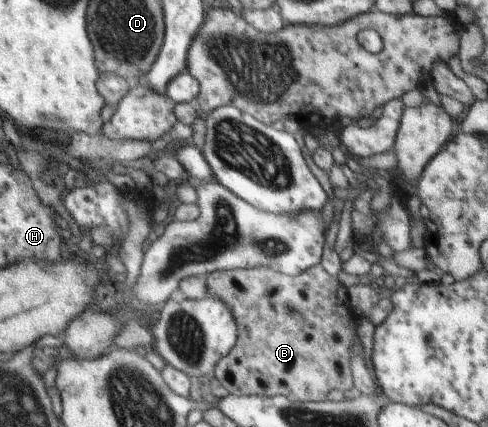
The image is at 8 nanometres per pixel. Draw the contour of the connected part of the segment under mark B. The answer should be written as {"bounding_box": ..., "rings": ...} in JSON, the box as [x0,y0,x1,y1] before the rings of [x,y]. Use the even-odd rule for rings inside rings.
{"bounding_box":[206,265,363,402],"rings":[[[314,265],[313,269],[306,270],[304,274],[287,275],[281,271],[270,270],[268,266],[260,266],[256,268],[235,268],[224,271],[214,271],[206,276],[208,283],[208,292],[216,298],[221,298],[228,304],[230,310],[233,310],[234,318],[238,322],[238,342],[236,346],[230,350],[226,357],[218,361],[214,365],[214,374],[220,385],[227,390],[228,394],[240,395],[260,395],[276,398],[277,395],[284,395],[291,401],[306,402],[306,400],[325,400],[330,398],[330,394],[334,394],[334,390],[340,391],[342,394],[346,390],[354,390],[354,380],[352,380],[352,368],[350,368],[350,360],[352,356],[362,356],[363,346],[358,337],[358,319],[359,311],[355,310],[350,304],[350,294],[342,282],[338,282],[338,278],[334,274],[330,274],[330,270],[326,270],[326,266]]]}

